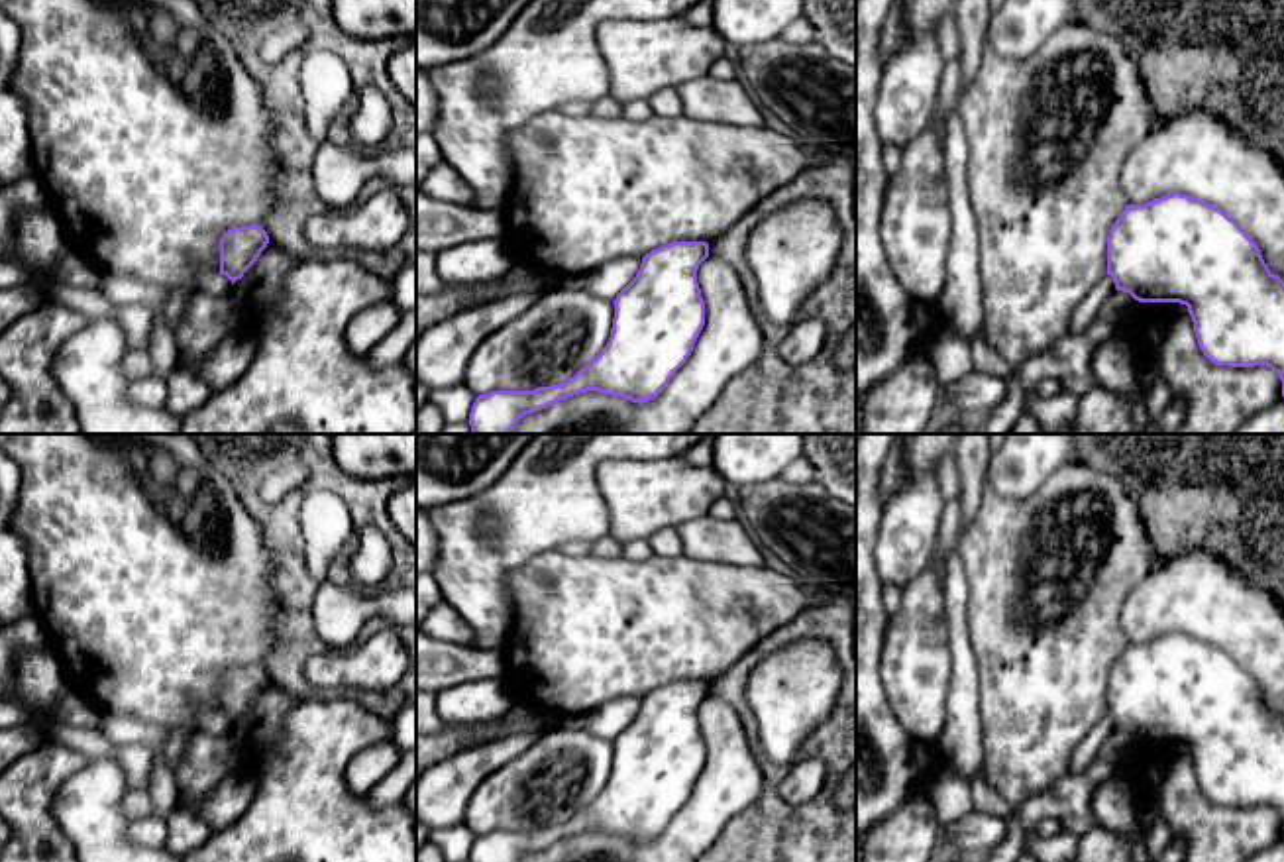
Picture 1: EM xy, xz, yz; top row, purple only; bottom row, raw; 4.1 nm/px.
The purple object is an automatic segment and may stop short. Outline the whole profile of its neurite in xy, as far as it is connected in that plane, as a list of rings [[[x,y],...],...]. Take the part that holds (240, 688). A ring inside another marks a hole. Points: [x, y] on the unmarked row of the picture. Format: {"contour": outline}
{"contour": [[[259,666],[228,670],[220,679],[220,713],[234,725],[257,701],[267,683],[269,675]]]}

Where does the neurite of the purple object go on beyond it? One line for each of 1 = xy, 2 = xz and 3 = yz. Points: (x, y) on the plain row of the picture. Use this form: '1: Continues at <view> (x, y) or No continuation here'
1: No continuation here
2: No continuation here
3: No continuation here

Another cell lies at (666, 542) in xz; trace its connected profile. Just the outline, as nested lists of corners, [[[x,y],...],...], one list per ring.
[[[664,528],[650,538],[652,550],[658,556],[675,558],[683,554],[683,544],[677,528]]]

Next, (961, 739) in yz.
[[[956,554],[944,562],[944,593],[952,652],[952,679],[946,719],[936,744],[956,772],[972,780],[984,768],[980,683],[974,648],[968,636],[968,581]]]

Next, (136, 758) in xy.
[[[61,721],[49,725],[49,738],[75,748],[88,758],[114,758],[126,772],[130,789],[147,789],[153,770],[153,750],[145,744],[126,742],[118,746],[110,742],[100,730],[69,727]]]

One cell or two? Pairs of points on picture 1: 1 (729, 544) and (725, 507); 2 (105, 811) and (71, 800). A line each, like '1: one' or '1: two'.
1: two
2: one

